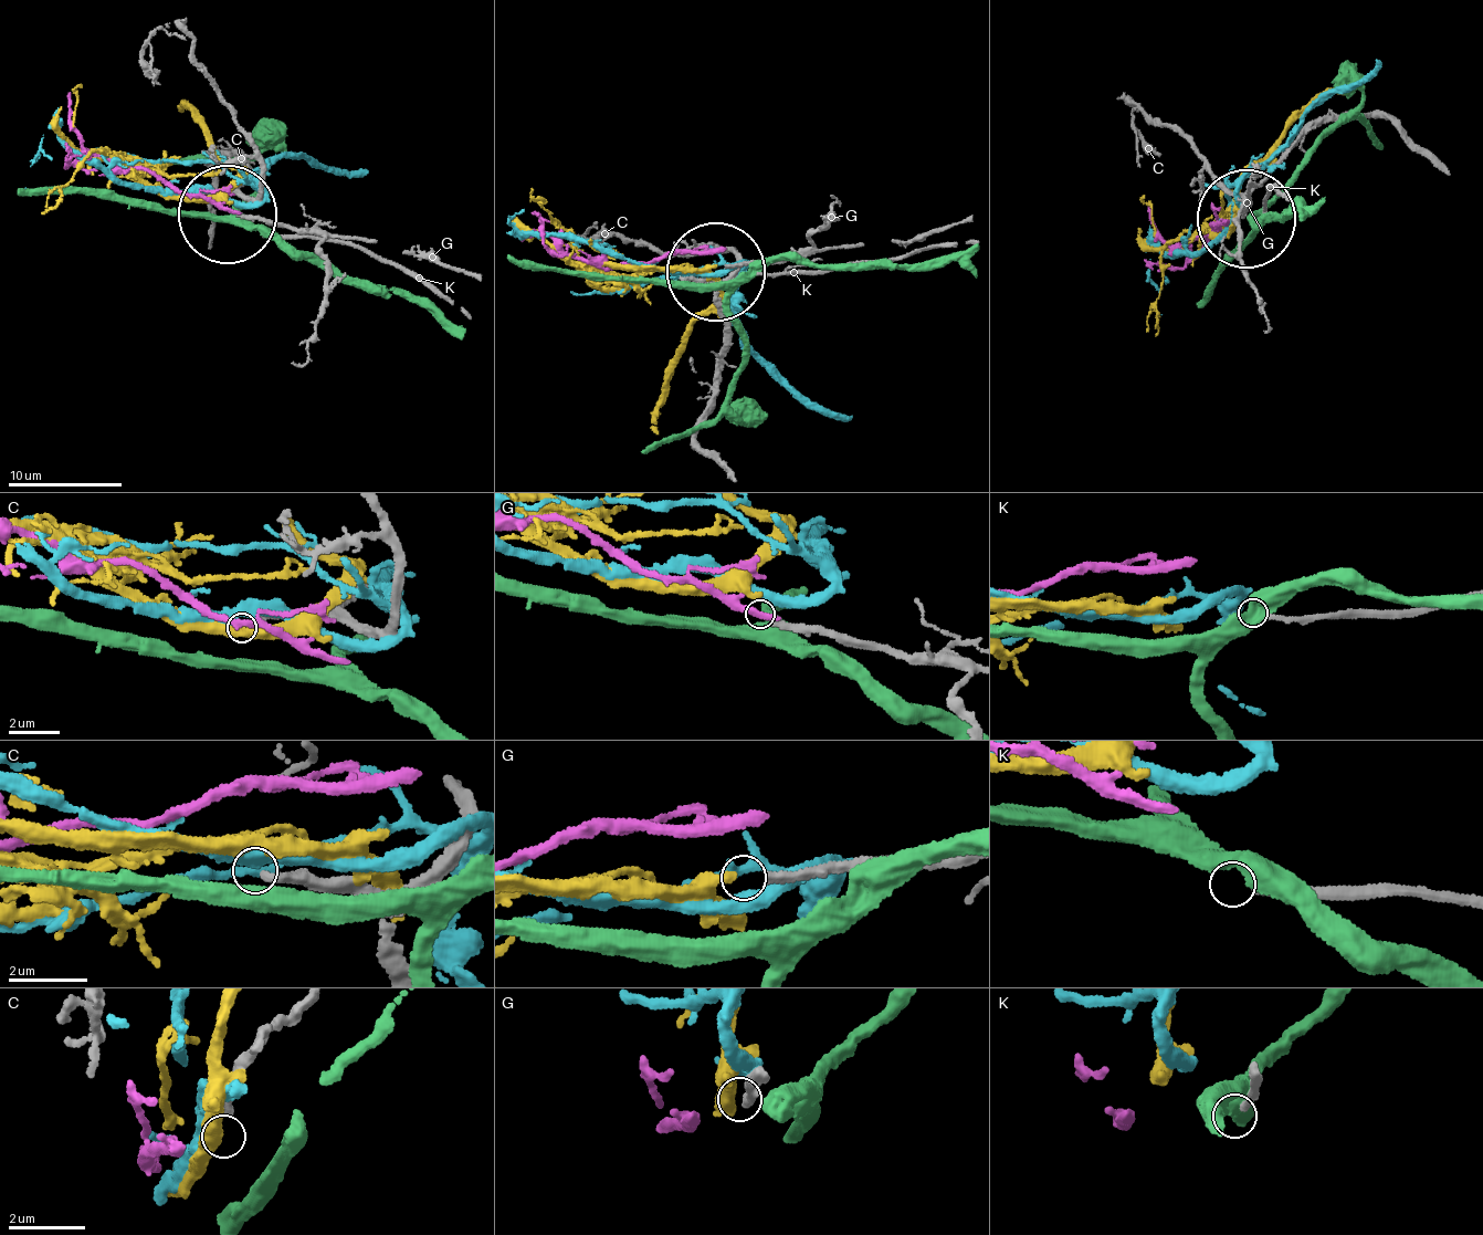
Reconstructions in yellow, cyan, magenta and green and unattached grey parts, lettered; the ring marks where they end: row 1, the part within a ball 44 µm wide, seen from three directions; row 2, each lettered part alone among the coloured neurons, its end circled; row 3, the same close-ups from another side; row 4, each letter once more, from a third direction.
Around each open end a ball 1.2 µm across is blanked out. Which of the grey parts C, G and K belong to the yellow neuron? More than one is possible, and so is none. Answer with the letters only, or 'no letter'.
no letter

